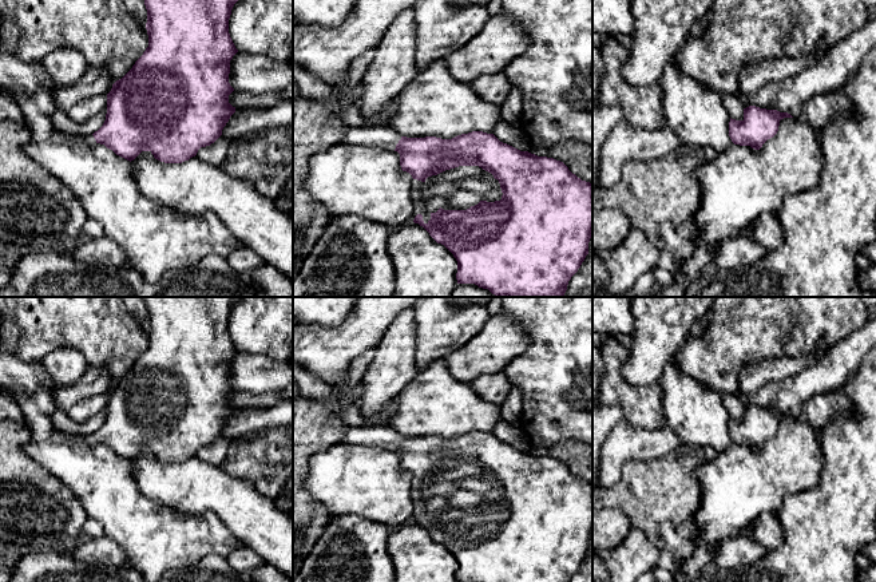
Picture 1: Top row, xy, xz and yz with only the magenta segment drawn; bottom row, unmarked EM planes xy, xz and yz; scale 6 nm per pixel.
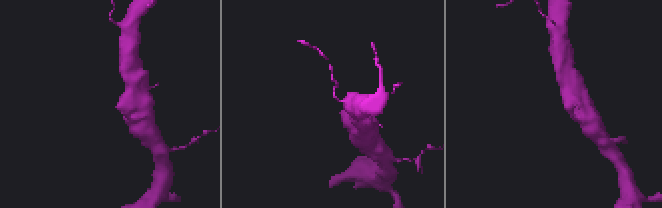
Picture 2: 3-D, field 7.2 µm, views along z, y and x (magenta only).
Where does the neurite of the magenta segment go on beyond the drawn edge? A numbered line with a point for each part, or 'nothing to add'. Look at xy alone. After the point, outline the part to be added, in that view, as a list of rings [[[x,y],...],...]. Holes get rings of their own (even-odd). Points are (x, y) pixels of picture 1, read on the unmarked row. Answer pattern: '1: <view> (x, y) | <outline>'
1: xy (87, 439) | [[[62,432],[62,433],[72,438],[72,439],[78,439],[78,440],[83,442],[84,444],[96,444],[96,440],[95,440],[92,433],[91,435],[83,435],[83,436],[75,436],[72,433],[66,433],[66,432]]]

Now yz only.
nothing to add

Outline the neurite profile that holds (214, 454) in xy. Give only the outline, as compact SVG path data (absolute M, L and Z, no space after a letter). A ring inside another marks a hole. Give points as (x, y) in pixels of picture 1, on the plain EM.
M221 435L214 443L206 447L201 447L197 452L197 456L211 466L221 467L225 462L225 458L230 446L229 439Z

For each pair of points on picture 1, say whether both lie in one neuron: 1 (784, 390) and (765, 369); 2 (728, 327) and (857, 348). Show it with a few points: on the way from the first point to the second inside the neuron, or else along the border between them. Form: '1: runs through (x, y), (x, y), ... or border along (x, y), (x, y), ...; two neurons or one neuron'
1: border along (804, 368), (746, 394); two neurons
2: border along (861, 327), (839, 340), (829, 349); two neurons

